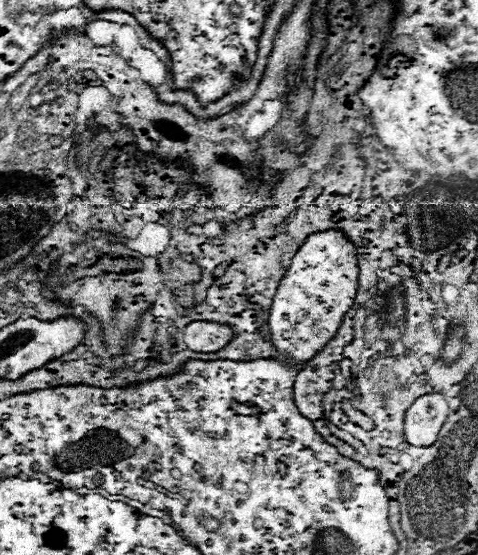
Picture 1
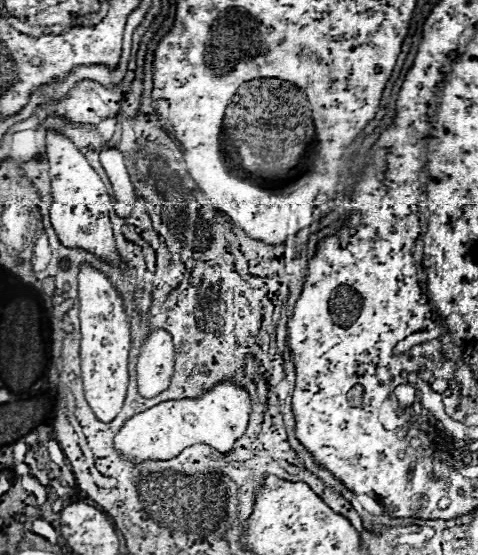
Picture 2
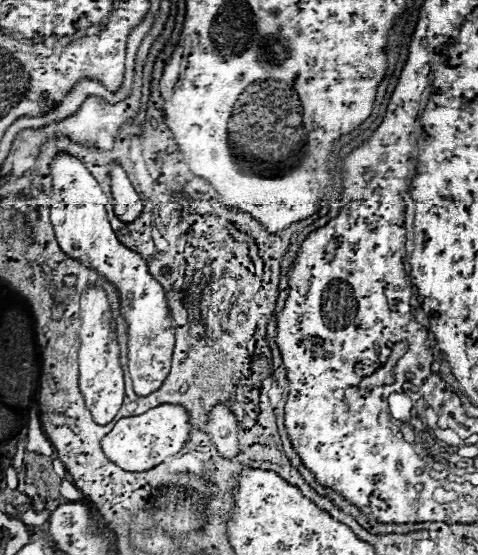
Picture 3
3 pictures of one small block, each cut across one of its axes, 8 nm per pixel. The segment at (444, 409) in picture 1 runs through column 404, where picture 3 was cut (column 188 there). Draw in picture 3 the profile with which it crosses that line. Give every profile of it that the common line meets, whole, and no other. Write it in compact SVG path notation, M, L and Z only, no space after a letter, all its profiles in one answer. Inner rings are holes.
M160 404L156 408L150 408L144 414L122 418L122 420L116 422L114 430L108 436L102 438L102 450L104 450L104 454L112 462L116 462L120 468L124 468L128 472L144 472L144 470L150 470L150 468L158 466L160 462L164 462L166 458L178 454L182 450L182 446L188 442L188 434L190 434L190 426L188 426L190 420L188 418L190 418L188 416L188 410L184 406L180 406L180 404ZM184 418L186 418L186 430L188 432L178 432L178 436L170 436L168 440L162 440L160 434L156 438L156 432L160 432L160 428L164 430L164 428L172 426L174 420L176 420L176 424L182 422L178 426L184 428Z

